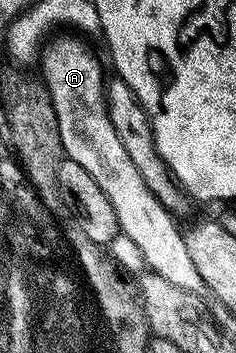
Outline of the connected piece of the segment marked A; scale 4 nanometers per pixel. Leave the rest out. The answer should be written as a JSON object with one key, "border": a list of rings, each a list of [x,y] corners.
{"border":[[[71,33],[60,34],[52,38],[41,52],[41,82],[57,113],[57,129],[61,133],[64,156],[77,161],[77,165],[81,165],[81,169],[85,169],[85,173],[89,173],[89,177],[101,185],[101,193],[109,197],[113,213],[117,213],[120,232],[137,245],[150,270],[165,277],[165,281],[177,285],[182,291],[202,292],[201,273],[197,273],[197,265],[193,265],[193,257],[189,257],[189,249],[185,249],[183,231],[175,224],[178,223],[176,216],[167,211],[165,205],[153,197],[149,185],[141,181],[141,173],[137,173],[125,146],[117,137],[115,123],[107,112],[105,76],[98,57],[74,37],[79,38]]]}

